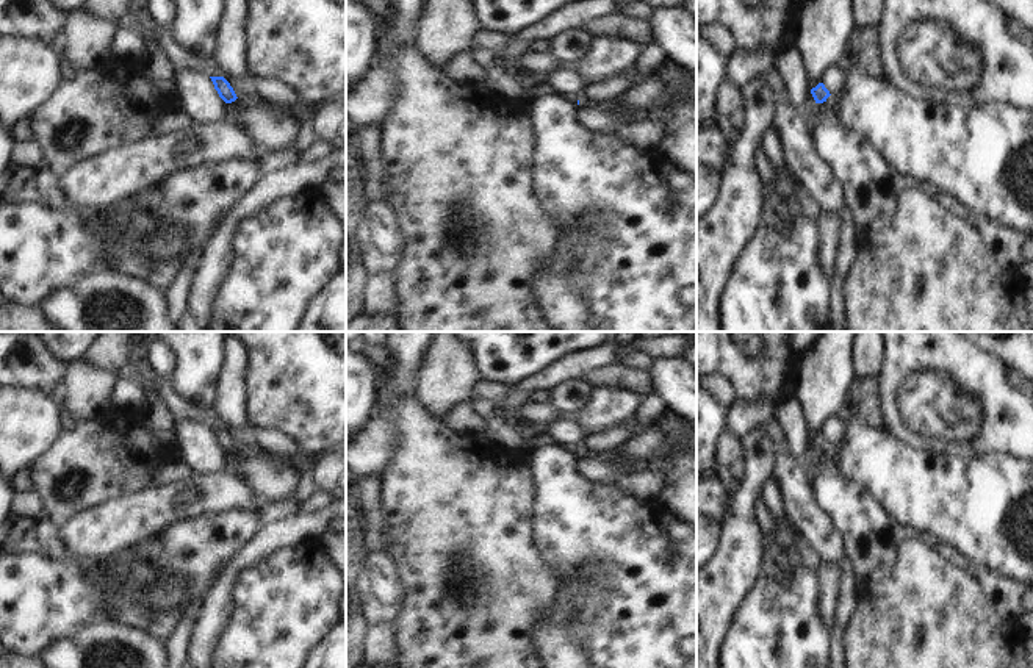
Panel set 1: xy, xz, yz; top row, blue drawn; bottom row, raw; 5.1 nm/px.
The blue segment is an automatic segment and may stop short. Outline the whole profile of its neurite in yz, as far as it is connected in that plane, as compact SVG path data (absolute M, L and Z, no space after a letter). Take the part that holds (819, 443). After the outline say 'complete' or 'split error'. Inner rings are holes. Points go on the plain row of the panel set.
M823 433L812 438L811 444L820 458L820 469L826 474L839 474L839 447L833 446Z; split error

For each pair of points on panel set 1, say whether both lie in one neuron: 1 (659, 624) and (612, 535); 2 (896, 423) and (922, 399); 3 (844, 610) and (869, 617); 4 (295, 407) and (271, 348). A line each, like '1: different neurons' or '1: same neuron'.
1: same neuron
2: different neurons
3: different neurons
4: same neuron

